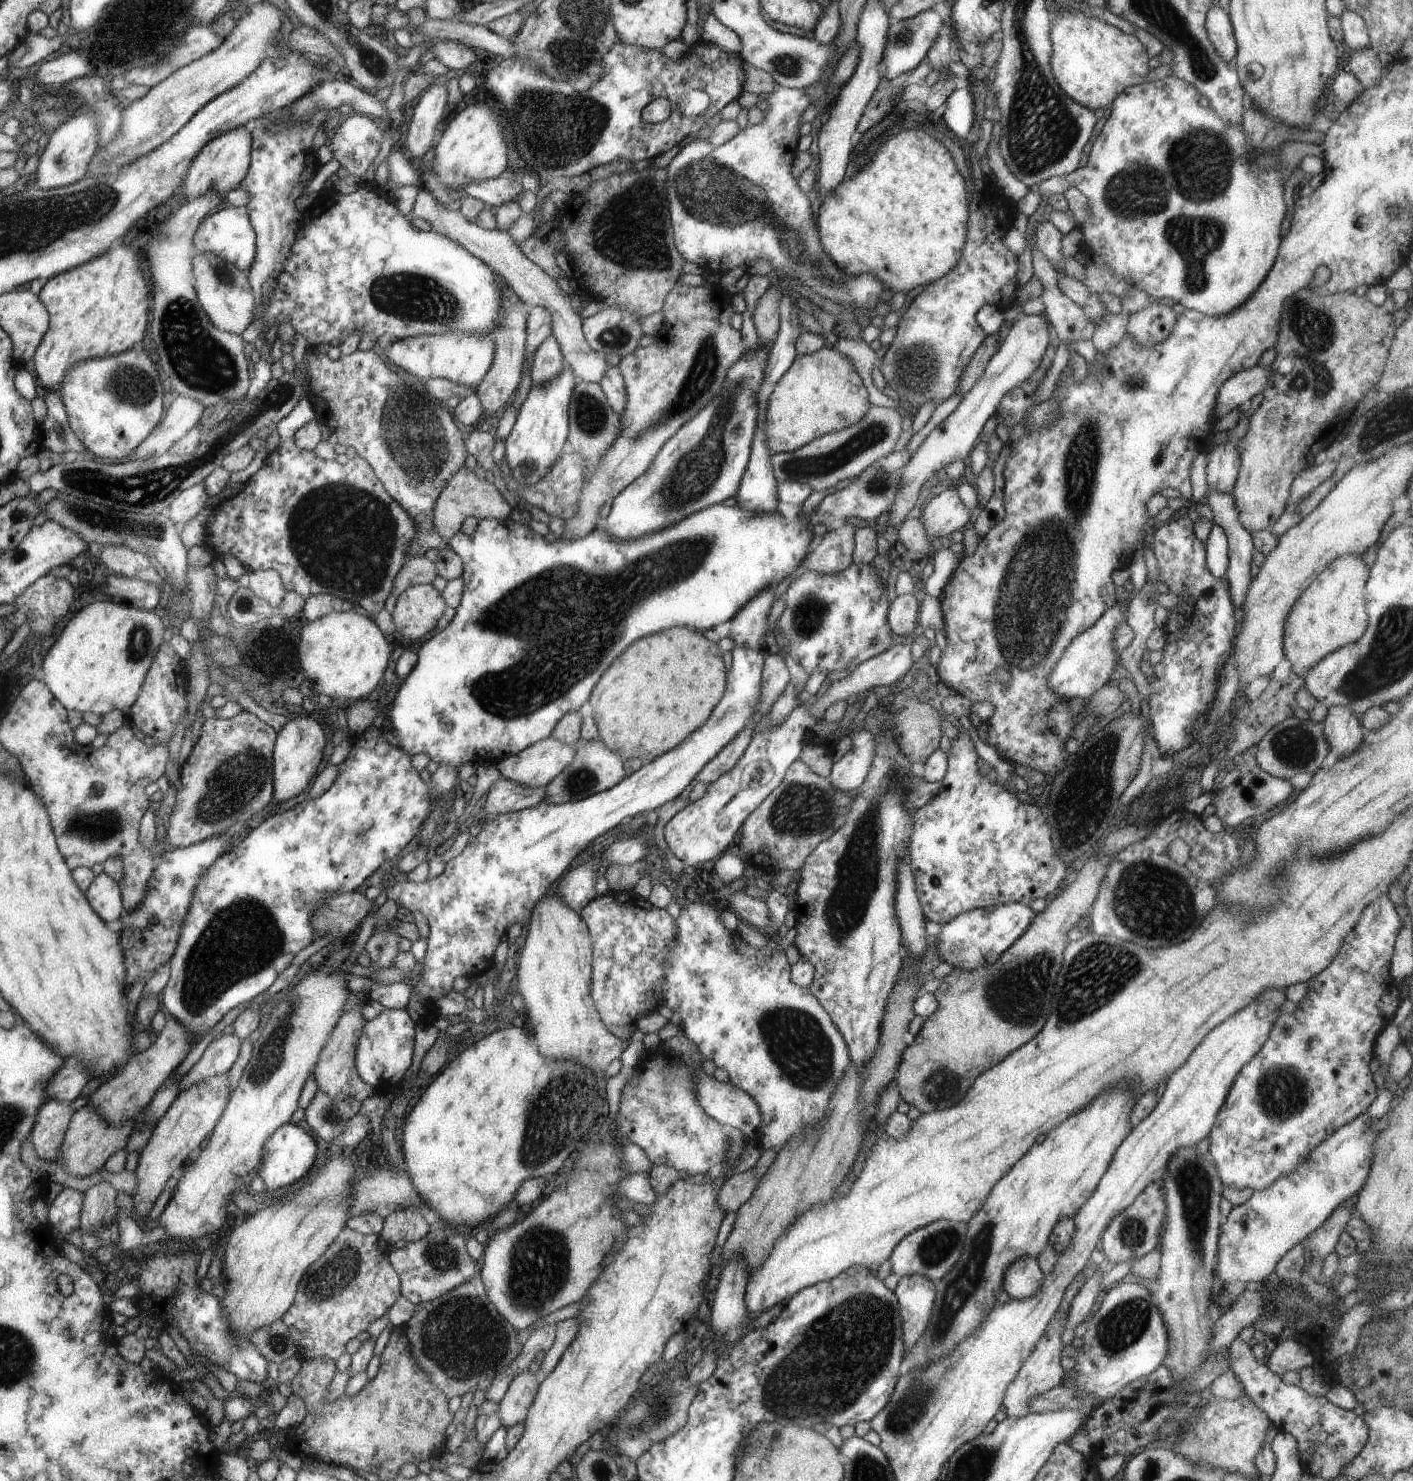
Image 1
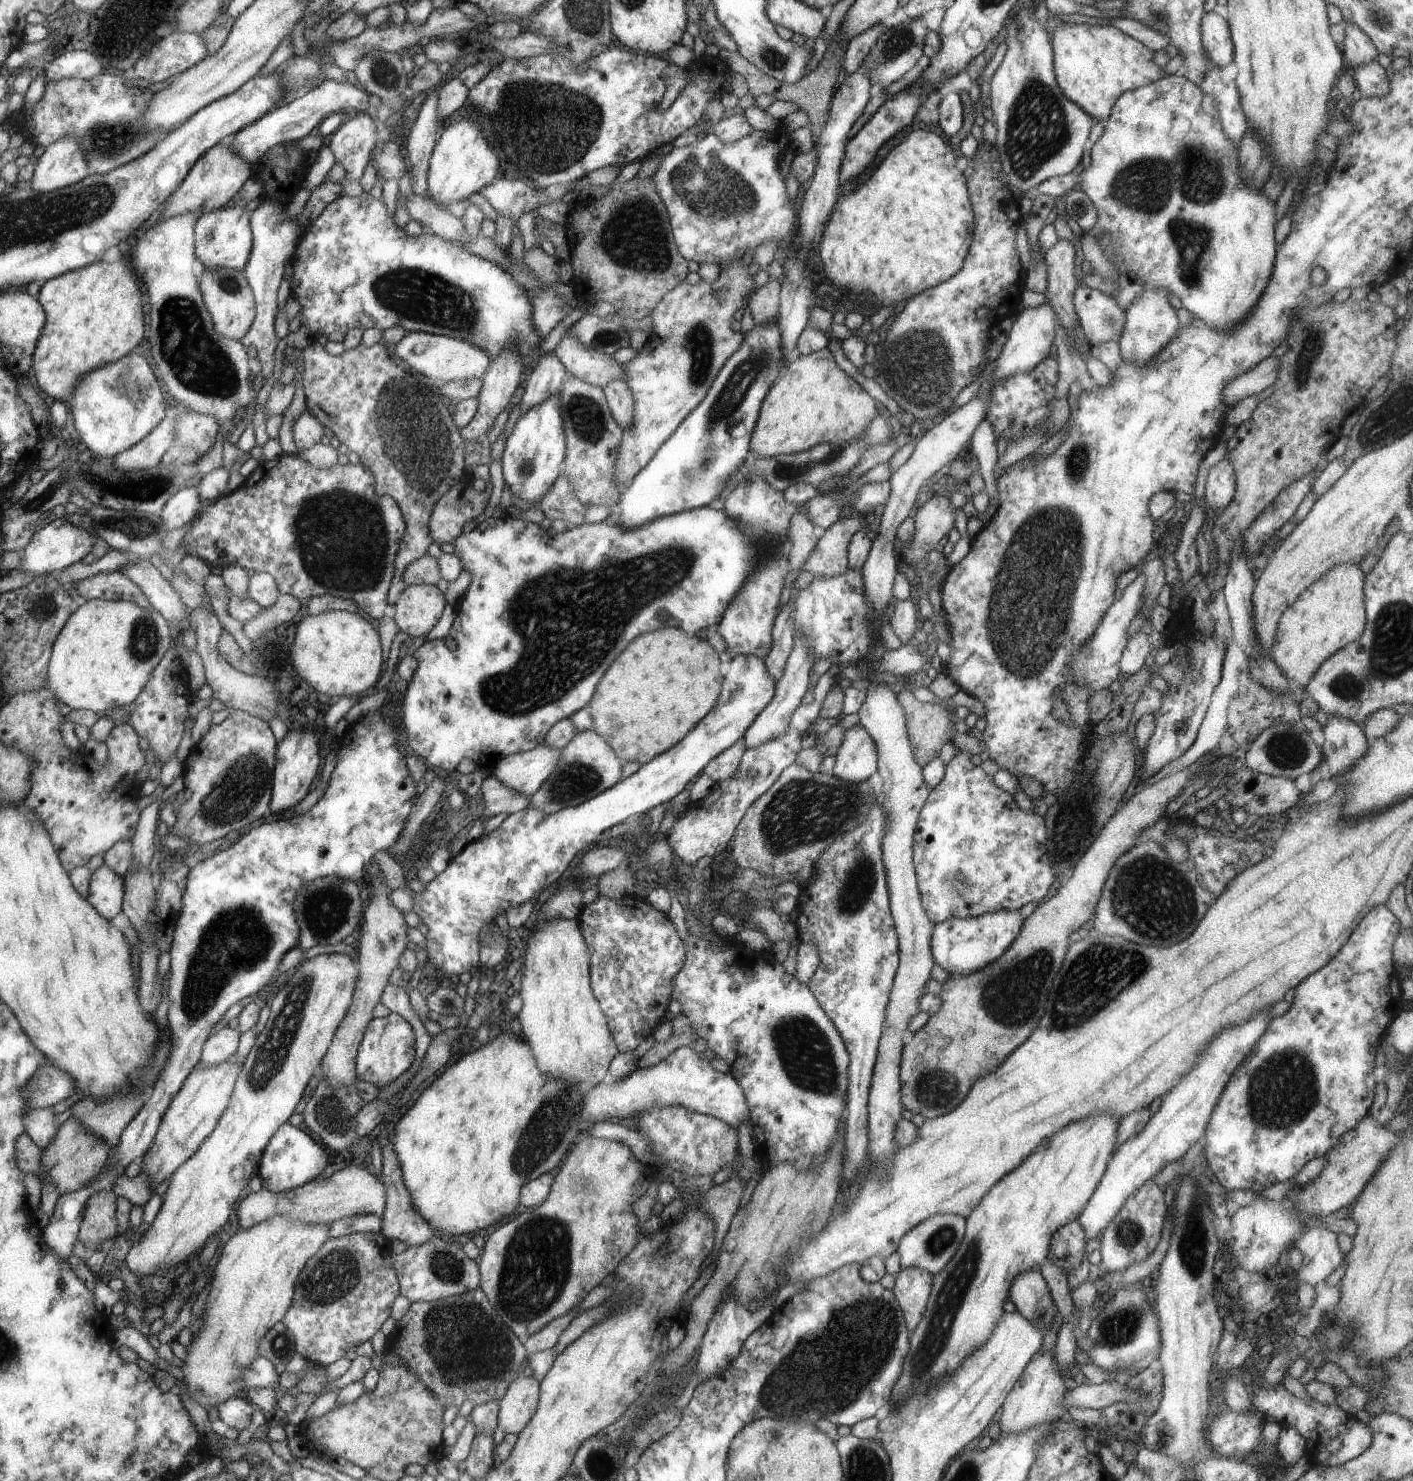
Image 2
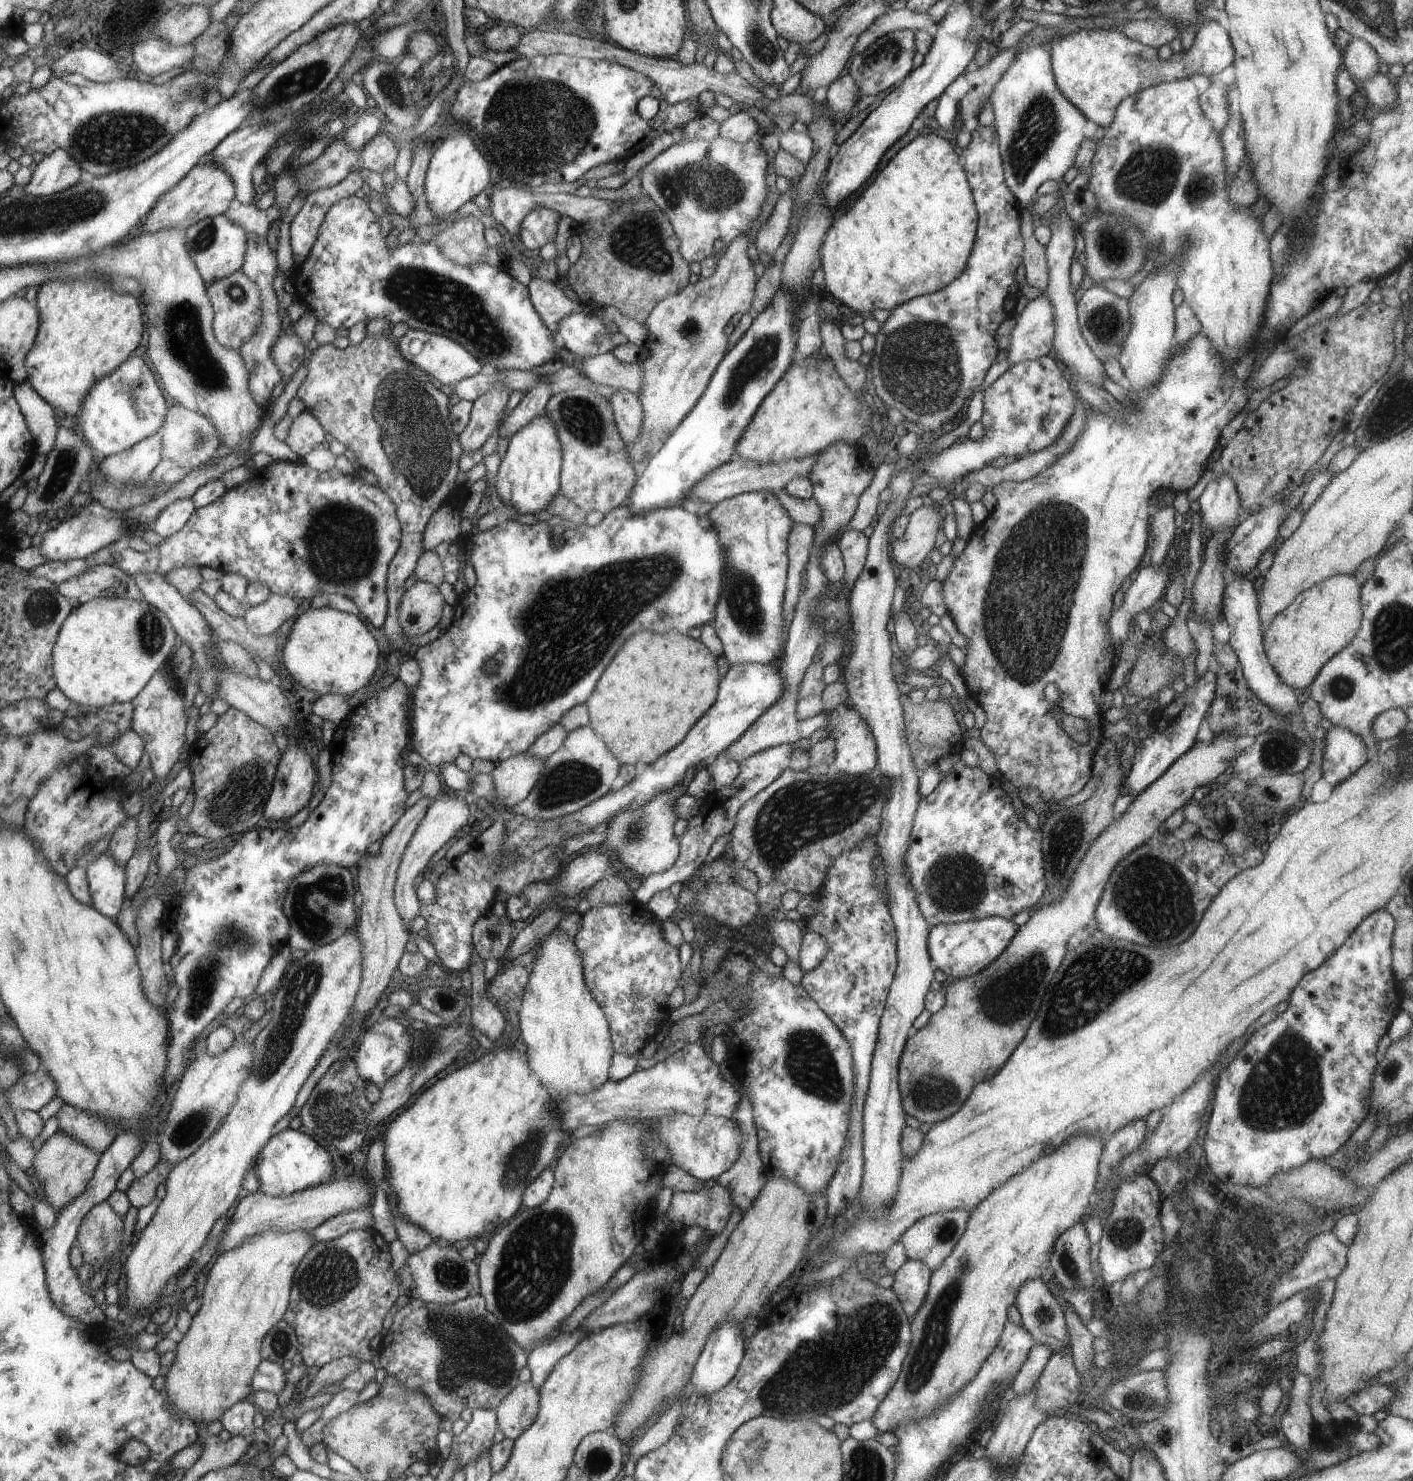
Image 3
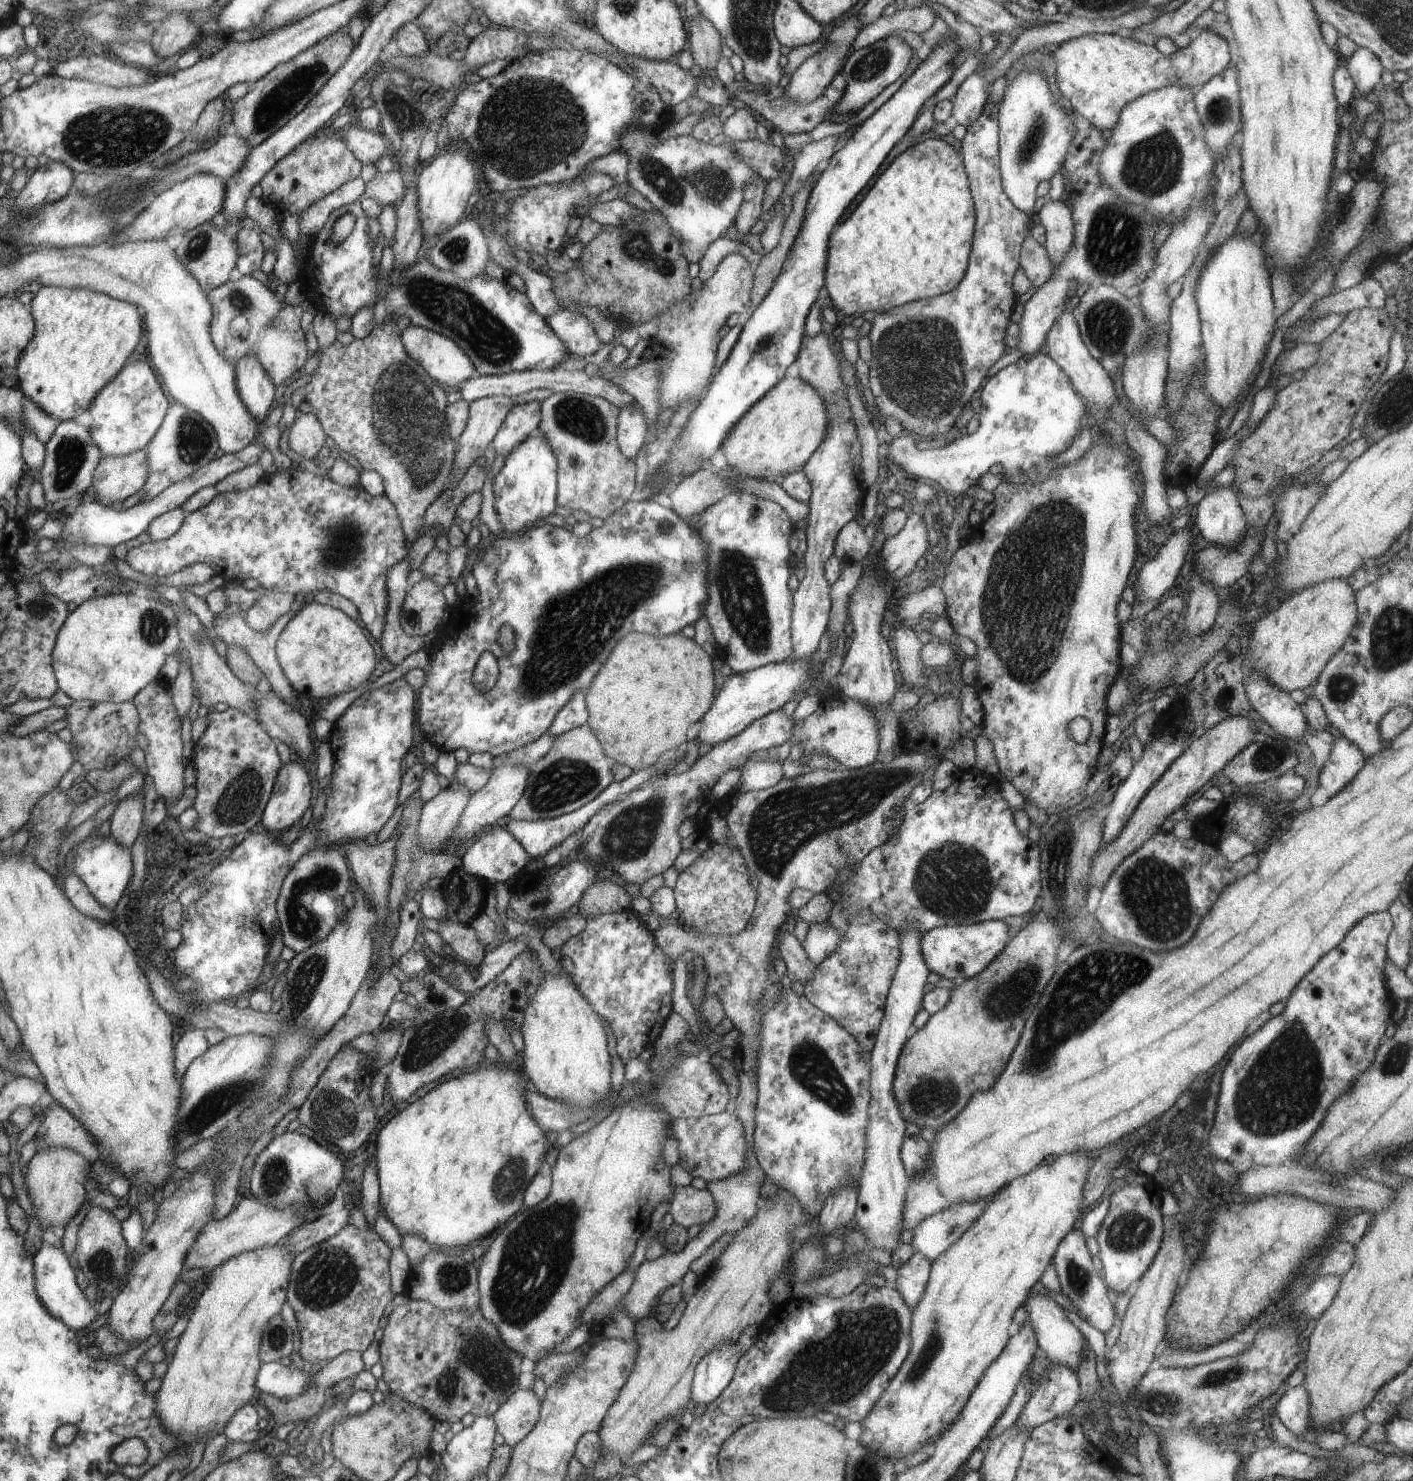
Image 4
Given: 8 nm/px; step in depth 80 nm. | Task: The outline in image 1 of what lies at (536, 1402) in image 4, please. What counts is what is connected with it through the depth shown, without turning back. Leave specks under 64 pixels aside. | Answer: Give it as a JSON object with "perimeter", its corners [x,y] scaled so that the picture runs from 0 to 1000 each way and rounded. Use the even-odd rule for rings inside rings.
{"perimeter":[[[374,925],[369,926],[362,931],[353,947],[352,954],[357,964],[360,966],[372,959],[381,937],[381,929],[377,928]]]}

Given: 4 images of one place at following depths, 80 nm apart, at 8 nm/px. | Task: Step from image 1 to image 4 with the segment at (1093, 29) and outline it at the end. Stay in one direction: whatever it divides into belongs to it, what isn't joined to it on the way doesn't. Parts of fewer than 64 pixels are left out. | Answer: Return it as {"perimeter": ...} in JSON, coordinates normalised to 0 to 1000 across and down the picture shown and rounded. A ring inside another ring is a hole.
{"perimeter":[[[850,20],[844,24],[844,28],[840,32],[834,33],[831,36],[824,37],[818,34],[818,32],[813,32],[803,26],[799,26],[798,24],[769,22],[762,26],[748,30],[747,34],[744,36],[744,39],[748,51],[748,57],[753,69],[780,88],[782,86],[788,88],[797,70],[808,64],[829,57],[841,60],[853,57],[870,45],[871,31],[872,30],[869,30],[869,28],[859,24],[857,21]]]}

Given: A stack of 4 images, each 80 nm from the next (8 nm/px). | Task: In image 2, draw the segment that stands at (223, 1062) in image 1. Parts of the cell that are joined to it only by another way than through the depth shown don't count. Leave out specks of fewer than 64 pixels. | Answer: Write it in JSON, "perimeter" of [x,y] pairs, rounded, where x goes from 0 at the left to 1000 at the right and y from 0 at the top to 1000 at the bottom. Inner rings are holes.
{"perimeter":[[[159,693],[154,697],[149,698],[144,705],[142,716],[145,719],[152,719],[161,716],[167,711],[170,697],[168,695]]]}

